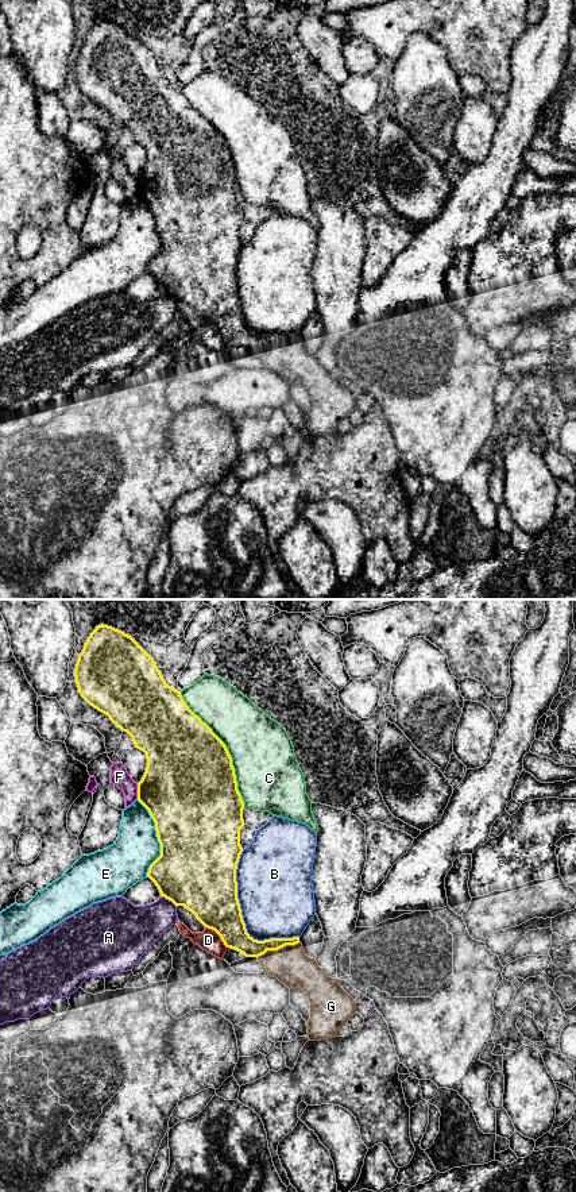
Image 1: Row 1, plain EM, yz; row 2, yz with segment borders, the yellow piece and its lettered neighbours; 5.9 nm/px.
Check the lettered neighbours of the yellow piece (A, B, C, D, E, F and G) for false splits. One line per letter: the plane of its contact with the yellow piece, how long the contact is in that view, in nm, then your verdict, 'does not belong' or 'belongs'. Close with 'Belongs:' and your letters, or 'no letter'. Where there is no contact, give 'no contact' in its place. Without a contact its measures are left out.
A: meets yellow in yz; contact 120 nm long; does not belong
B: meets yellow in yz; contact 650 nm long; does not belong
C: meets yellow in yz; contact 800 nm long; does not belong
D: meets yellow in yz; contact 180 nm long; does not belong
E: meets yellow in yz; contact 460 nm long; does not belong
F: meets yellow in yz; contact 100 nm long; does not belong
G: meets yellow in yz; contact 260 nm long; belongs
Belongs: G

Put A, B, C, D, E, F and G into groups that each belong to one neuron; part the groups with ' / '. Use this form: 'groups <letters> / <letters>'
groups A / B / C / D / E / F / G

